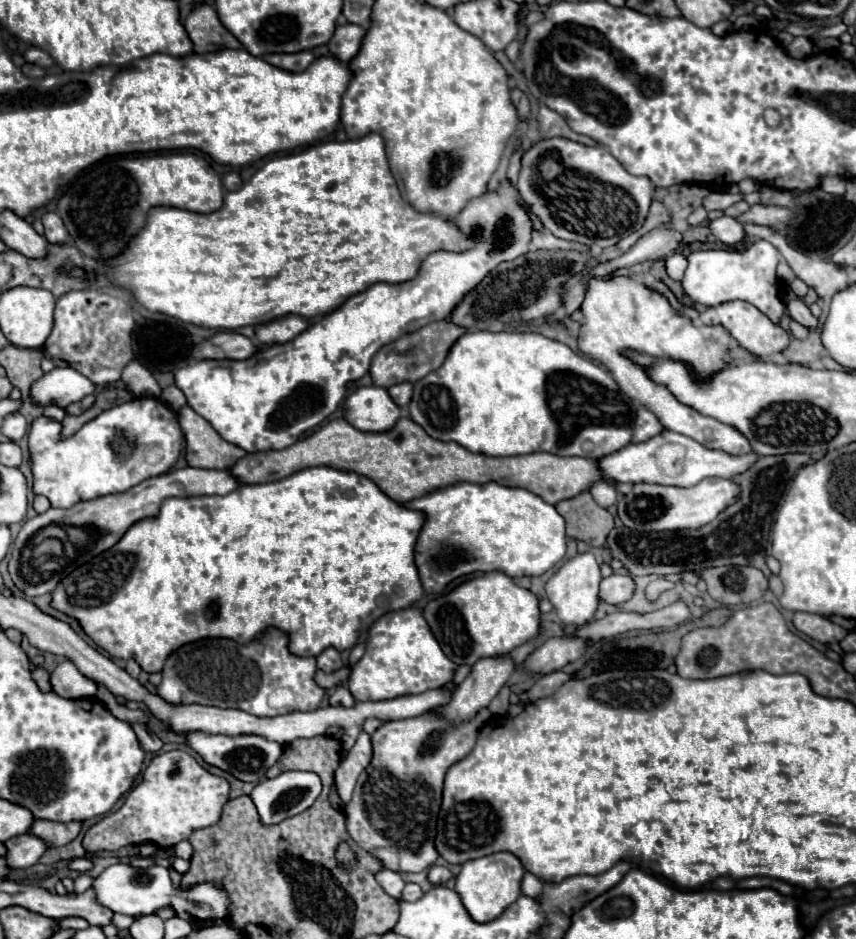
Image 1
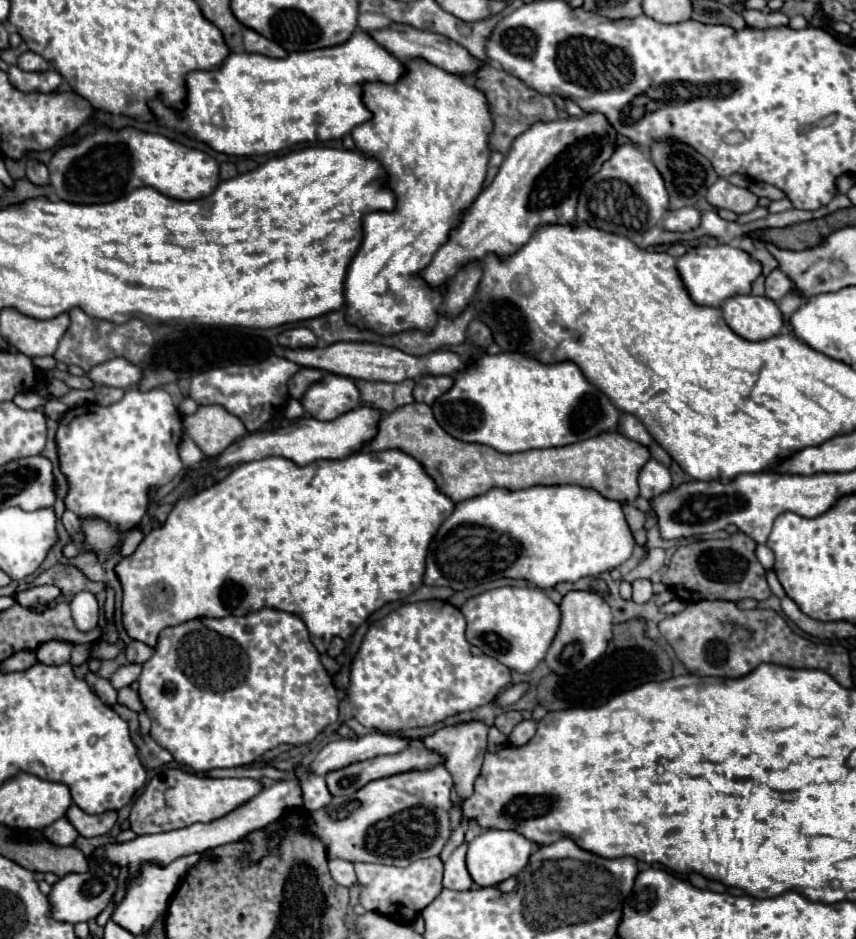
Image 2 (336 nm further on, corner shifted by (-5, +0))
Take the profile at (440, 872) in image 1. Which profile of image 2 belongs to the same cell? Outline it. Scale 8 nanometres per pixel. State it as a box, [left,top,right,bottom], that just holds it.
[443,843,473,891]

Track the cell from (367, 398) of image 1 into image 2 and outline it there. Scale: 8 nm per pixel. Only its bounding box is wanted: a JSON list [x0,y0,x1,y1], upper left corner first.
[301,373,359,421]

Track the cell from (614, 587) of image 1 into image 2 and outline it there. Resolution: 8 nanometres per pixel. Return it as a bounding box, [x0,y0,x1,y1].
[633,579,651,603]

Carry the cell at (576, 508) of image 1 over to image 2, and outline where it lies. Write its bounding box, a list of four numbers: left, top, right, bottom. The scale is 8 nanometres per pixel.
[623,503,649,531]

